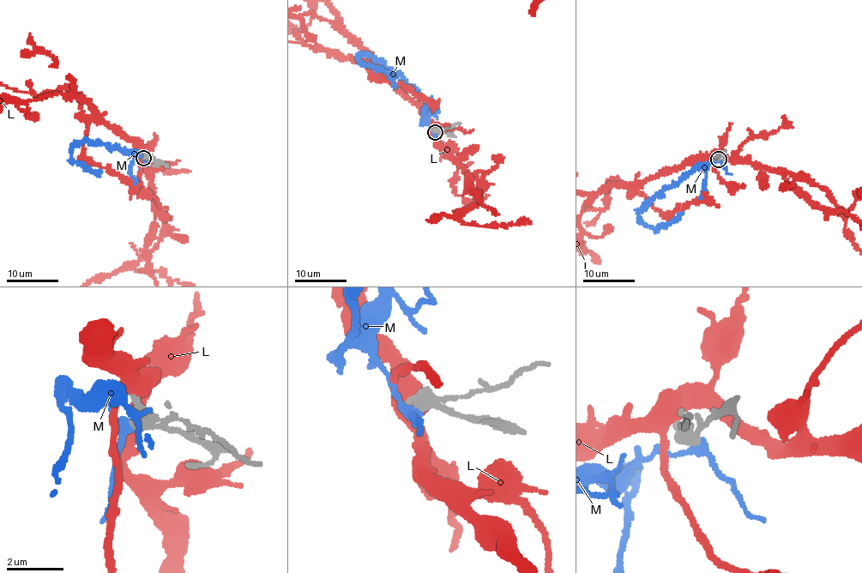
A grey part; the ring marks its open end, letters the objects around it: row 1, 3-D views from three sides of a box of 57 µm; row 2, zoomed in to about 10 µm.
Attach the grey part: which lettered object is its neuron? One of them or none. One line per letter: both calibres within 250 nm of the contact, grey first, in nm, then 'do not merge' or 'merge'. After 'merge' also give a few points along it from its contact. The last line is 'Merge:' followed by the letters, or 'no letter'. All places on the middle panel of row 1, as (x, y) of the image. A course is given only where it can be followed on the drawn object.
L: 360 nm thick on the grey side, 480 nm on the other; do not merge
M: 380 nm thick on the grey side, 280 nm on the other; do not merge
Merge: no letter

